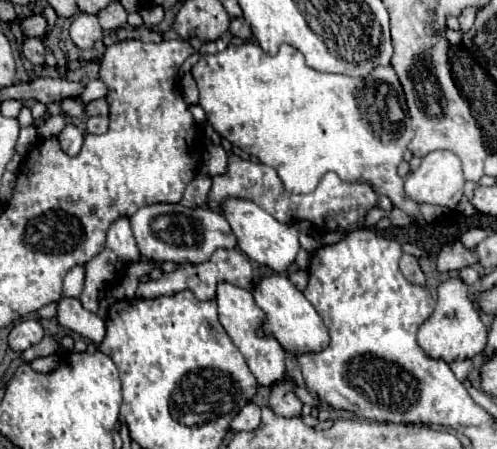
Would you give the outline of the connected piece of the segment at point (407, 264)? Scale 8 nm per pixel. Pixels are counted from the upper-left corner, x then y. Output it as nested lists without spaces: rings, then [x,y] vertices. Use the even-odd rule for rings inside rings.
[[[402,255],[400,257],[400,271],[404,273],[404,277],[410,281],[410,283],[416,283],[416,285],[424,285],[424,273],[418,265],[418,259],[414,255]]]

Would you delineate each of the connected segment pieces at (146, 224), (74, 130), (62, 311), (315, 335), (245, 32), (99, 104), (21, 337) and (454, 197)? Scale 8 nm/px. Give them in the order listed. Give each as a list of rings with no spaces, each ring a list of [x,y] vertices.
[[[172,203],[146,205],[138,209],[134,217],[130,217],[130,225],[140,253],[152,261],[174,261],[196,265],[210,259],[210,255],[220,247],[226,249],[236,247],[236,237],[232,235],[228,221],[208,207],[188,209]]]
[[[66,125],[64,131],[58,135],[58,141],[68,155],[78,155],[78,151],[84,143],[84,135],[76,125]]]
[[[64,297],[58,305],[58,323],[72,329],[74,333],[94,341],[96,345],[102,343],[104,333],[106,333],[106,325],[104,319],[98,313],[86,311],[80,303],[80,299],[72,299],[72,297]]]
[[[286,275],[264,277],[254,287],[252,293],[254,293],[256,305],[266,313],[266,323],[262,327],[262,333],[272,333],[284,349],[296,355],[296,353],[306,353],[306,351],[322,351],[328,345],[330,337],[320,315],[314,311],[310,301],[288,281]]]
[[[234,17],[234,19],[230,21],[230,33],[236,35],[236,37],[242,37],[242,39],[250,39],[250,37],[252,37],[250,25],[246,23],[244,17]]]
[[[98,99],[98,101],[88,103],[86,105],[86,115],[104,115],[104,117],[108,117],[110,115],[108,101],[106,99]]]
[[[26,319],[26,321],[18,323],[18,325],[14,325],[14,329],[8,335],[8,343],[10,343],[10,347],[14,351],[22,353],[28,347],[36,345],[42,337],[44,337],[42,323],[38,319]]]
[[[452,151],[428,153],[420,167],[408,175],[404,191],[416,203],[454,207],[464,195],[462,161]]]

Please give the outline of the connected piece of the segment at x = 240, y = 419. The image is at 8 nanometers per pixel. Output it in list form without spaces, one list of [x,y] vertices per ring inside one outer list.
[[[248,403],[242,407],[242,411],[236,415],[236,419],[232,421],[232,431],[254,431],[254,427],[258,427],[262,421],[260,415],[260,407],[254,403]]]

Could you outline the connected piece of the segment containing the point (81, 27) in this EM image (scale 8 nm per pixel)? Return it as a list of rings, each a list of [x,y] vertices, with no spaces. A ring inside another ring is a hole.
[[[80,13],[72,27],[70,27],[70,37],[74,41],[76,47],[80,49],[92,49],[94,43],[102,37],[102,29],[98,25],[98,17],[96,15],[86,15],[86,13]]]

